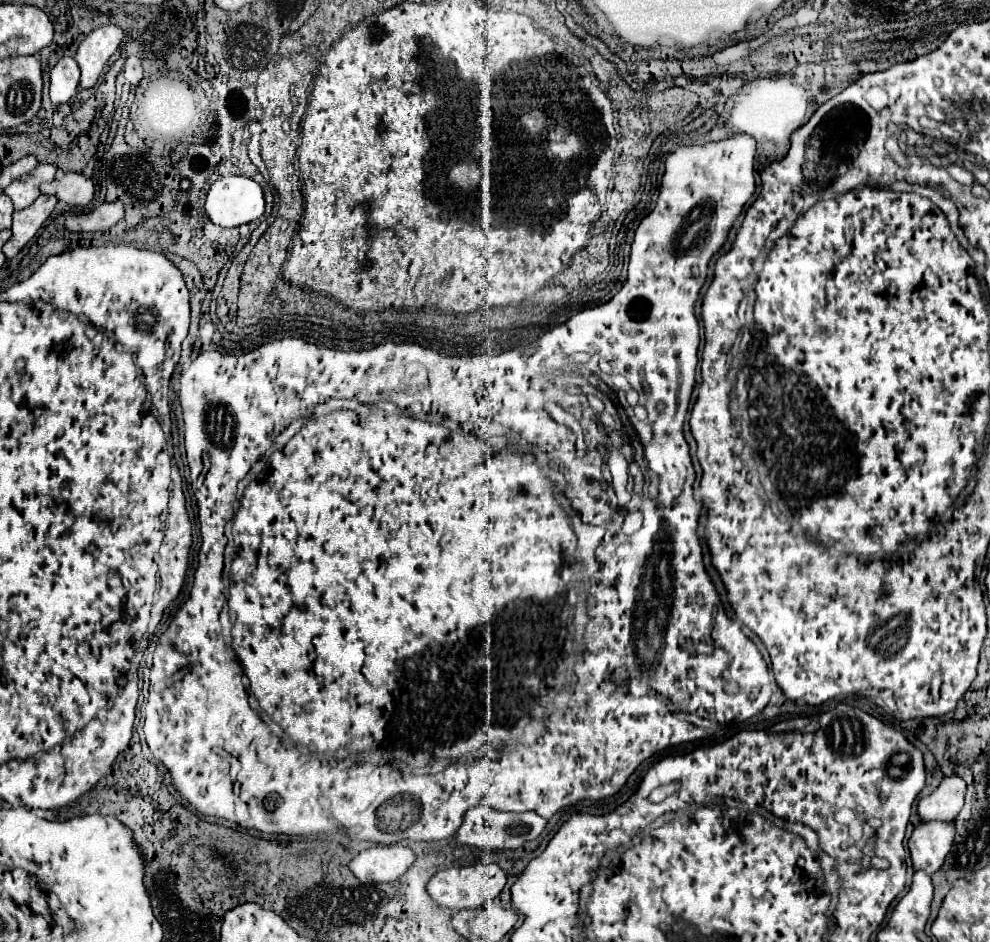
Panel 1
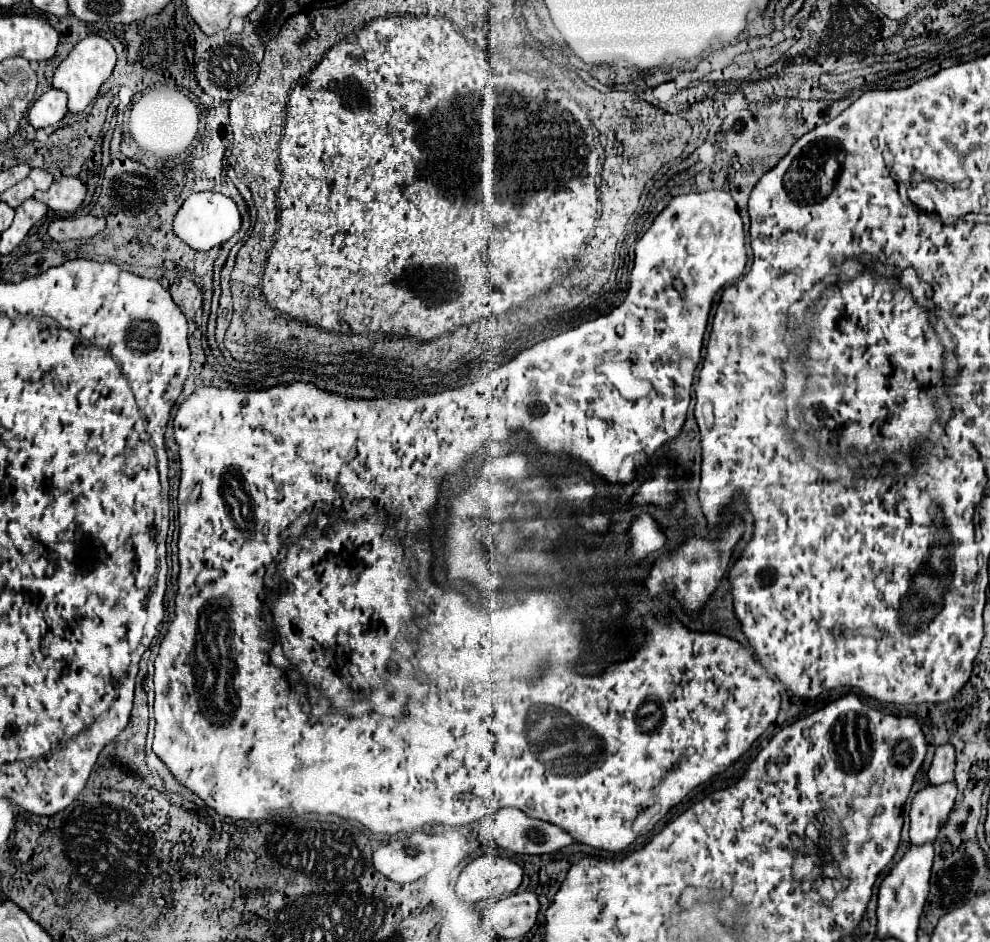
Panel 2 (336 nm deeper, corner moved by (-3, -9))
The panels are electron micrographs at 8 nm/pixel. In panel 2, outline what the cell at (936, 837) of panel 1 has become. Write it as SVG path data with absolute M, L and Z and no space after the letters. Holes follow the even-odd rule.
M943 782L939 786L927 784L919 790L911 802L911 842L925 844L933 842L939 834L941 824L949 818L955 804L957 786L955 782Z

